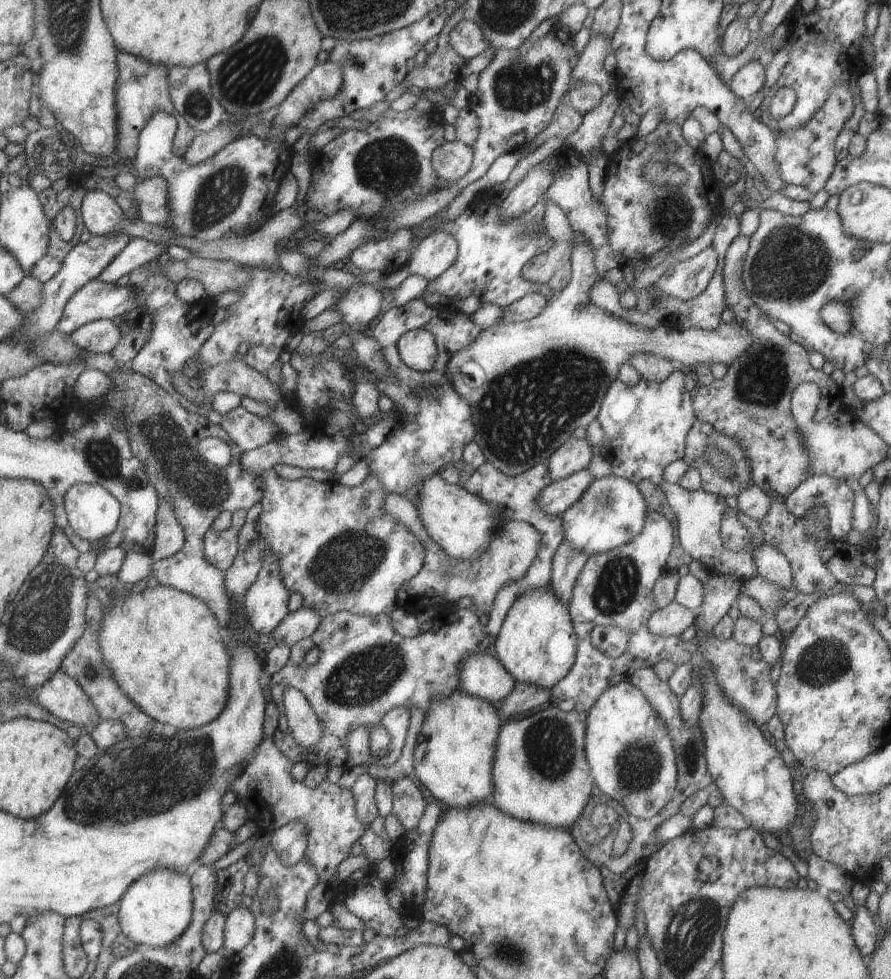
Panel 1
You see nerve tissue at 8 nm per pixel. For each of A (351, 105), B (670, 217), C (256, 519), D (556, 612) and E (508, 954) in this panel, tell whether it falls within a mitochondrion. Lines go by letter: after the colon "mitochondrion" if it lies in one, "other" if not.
A: other
B: mitochondrion
C: other
D: other
E: mitochondrion

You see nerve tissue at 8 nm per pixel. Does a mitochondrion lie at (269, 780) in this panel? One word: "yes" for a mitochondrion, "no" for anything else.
yes

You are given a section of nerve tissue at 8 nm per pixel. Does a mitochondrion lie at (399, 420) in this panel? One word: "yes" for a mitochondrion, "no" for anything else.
no

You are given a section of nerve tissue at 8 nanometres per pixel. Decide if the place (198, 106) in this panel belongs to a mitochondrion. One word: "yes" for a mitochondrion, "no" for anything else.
yes

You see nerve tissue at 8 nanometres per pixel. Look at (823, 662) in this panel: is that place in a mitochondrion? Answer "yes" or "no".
yes

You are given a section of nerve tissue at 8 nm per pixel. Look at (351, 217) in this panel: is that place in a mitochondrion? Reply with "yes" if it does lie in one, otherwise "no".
no

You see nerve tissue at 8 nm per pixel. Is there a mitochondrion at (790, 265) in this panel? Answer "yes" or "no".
yes

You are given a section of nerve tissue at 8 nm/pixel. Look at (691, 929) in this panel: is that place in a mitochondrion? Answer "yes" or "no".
yes

